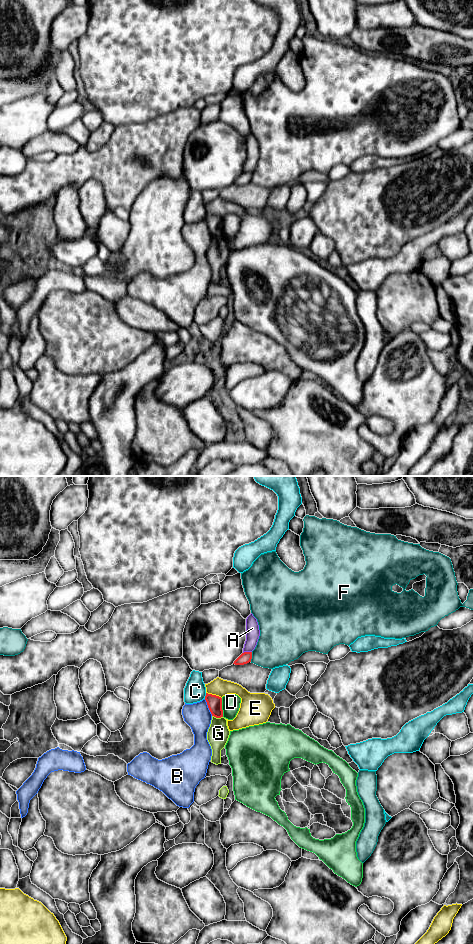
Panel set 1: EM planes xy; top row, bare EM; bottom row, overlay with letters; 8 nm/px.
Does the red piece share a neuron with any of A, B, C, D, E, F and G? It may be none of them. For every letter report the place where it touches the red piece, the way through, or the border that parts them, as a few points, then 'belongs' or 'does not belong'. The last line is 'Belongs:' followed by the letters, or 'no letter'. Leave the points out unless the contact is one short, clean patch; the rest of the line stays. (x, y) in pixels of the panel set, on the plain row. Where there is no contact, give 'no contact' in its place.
A: xy (247, 172) | does not belong
B: xy (208, 227) | does not belong
C: xy (205, 216) | does not belong
D: xy (221, 227) | does not belong
E: xy (214, 215) | along xy (206, 212), (218, 215), (221, 218) | does not belong
F: xy (251, 177) | does not belong
G: xy (217, 237) | along xy (212, 235), (222, 237) | does not belong
Belongs: no letter

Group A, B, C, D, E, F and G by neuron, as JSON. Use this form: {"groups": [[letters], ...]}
{"groups": [["A"], ["B"], ["C"], ["D"], ["E"], ["F"], ["G"]]}

